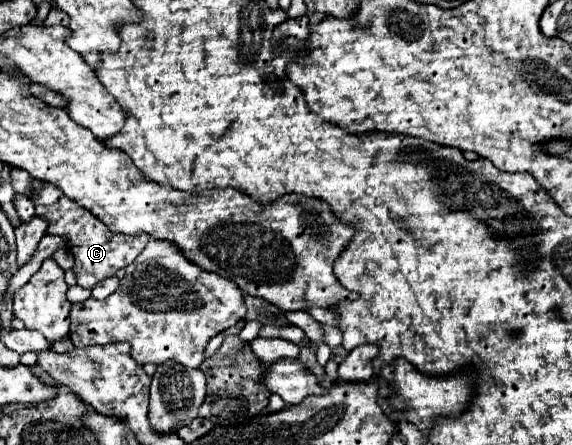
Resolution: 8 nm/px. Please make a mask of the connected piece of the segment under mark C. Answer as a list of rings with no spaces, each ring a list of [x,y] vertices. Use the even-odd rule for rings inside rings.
[[[33,180],[37,194],[31,198],[35,204],[35,214],[45,216],[49,220],[49,234],[59,234],[65,236],[67,240],[67,248],[71,250],[71,254],[75,256],[75,268],[73,272],[77,274],[77,284],[83,288],[93,288],[95,284],[99,284],[101,280],[115,276],[115,272],[119,268],[129,266],[147,246],[149,236],[121,236],[121,234],[113,234],[109,228],[105,228],[105,224],[101,220],[97,220],[89,210],[85,210],[83,206],[79,206],[77,202],[65,198],[61,194],[59,188]]]

